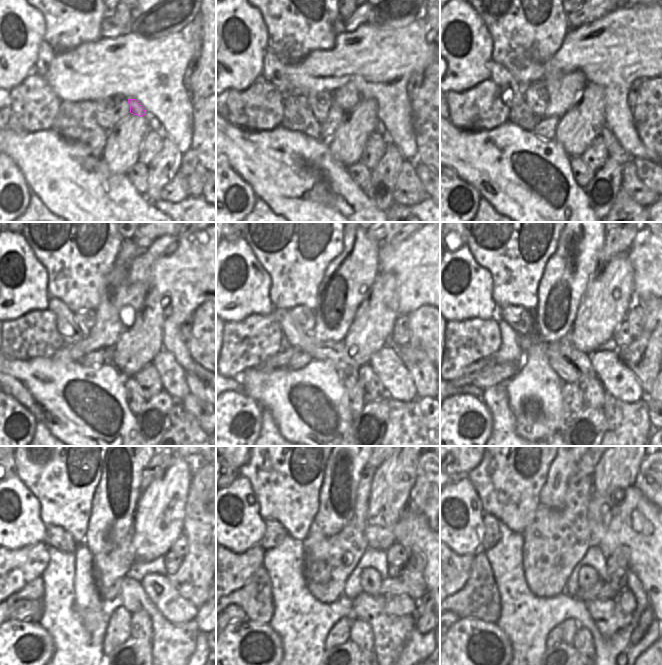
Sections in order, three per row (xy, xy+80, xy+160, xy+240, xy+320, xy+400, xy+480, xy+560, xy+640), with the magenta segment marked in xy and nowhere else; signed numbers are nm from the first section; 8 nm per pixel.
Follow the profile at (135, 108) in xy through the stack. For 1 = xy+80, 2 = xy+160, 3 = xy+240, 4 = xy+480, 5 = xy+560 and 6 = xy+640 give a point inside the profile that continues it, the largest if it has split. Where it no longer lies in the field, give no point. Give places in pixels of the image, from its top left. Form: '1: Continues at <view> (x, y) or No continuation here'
1: Continues at xy+80 (347, 97)
2: Continues at xy+160 (564, 91)
3: Continues at xy+240 (118, 295)
4: Continues at xy+480 (114, 503)
5: Continues at xy+560 (337, 497)
6: Continues at xy+640 (553, 494).

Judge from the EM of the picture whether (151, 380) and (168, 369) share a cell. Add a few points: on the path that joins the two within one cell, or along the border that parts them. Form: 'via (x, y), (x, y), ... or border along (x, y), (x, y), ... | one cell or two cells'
border along (151, 363), (159, 376), (162, 388) | two cells

